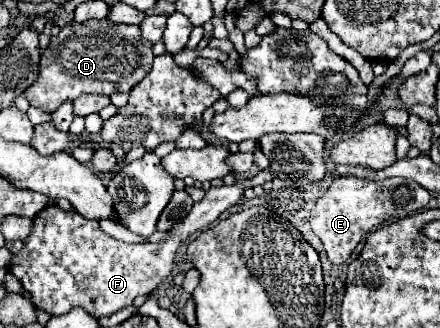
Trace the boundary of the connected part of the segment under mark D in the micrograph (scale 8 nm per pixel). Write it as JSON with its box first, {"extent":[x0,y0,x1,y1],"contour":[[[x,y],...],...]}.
{"extent":[26,18,152,114],"contour":[[[108,18],[70,22],[42,54],[40,76],[26,96],[34,108],[52,114],[60,104],[72,102],[82,94],[112,96],[114,92],[130,92],[152,70],[152,60],[152,42],[142,38],[138,26],[108,24]]]}

